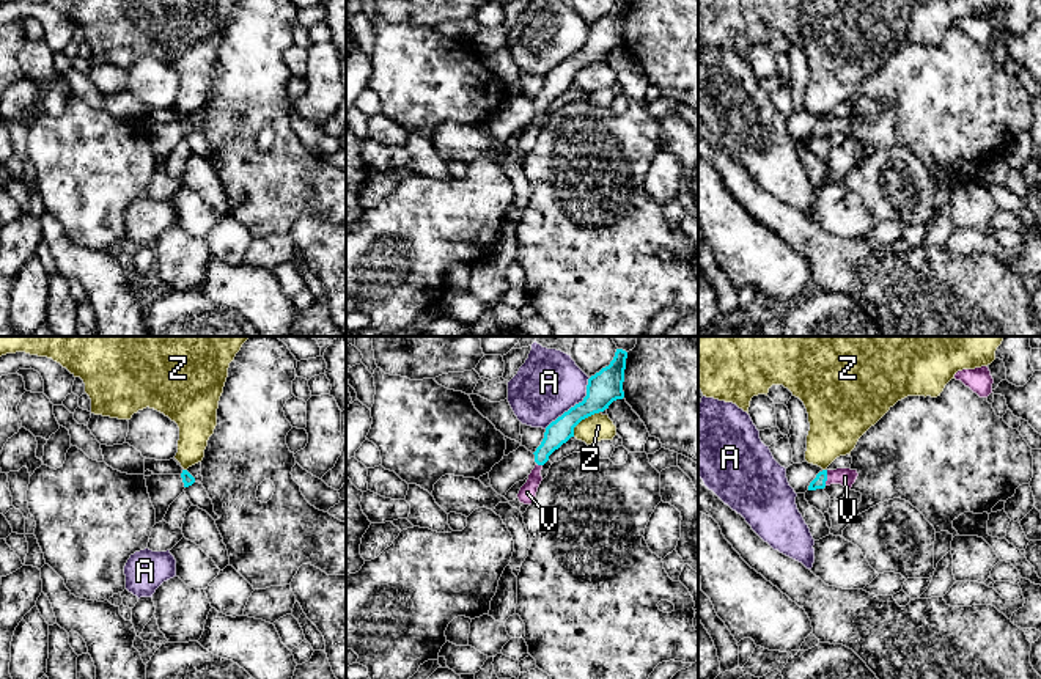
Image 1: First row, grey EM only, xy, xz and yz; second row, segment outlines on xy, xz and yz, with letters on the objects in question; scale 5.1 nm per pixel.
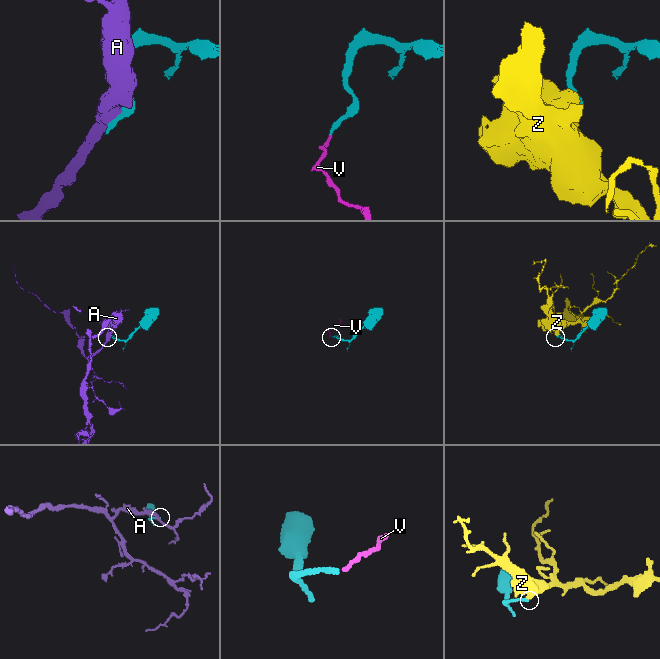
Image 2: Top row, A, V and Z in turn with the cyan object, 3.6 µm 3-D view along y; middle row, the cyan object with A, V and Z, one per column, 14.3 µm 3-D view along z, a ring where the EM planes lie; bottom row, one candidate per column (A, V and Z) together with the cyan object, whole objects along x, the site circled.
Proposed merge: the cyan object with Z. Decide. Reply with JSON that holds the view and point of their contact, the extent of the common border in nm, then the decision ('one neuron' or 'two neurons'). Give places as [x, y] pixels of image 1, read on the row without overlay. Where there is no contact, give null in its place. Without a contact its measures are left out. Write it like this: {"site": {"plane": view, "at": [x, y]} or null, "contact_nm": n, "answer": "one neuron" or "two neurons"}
{"site": {"plane": "xz", "at": [582, 66]}, "contact_nm": 180, "answer": "two neurons"}

